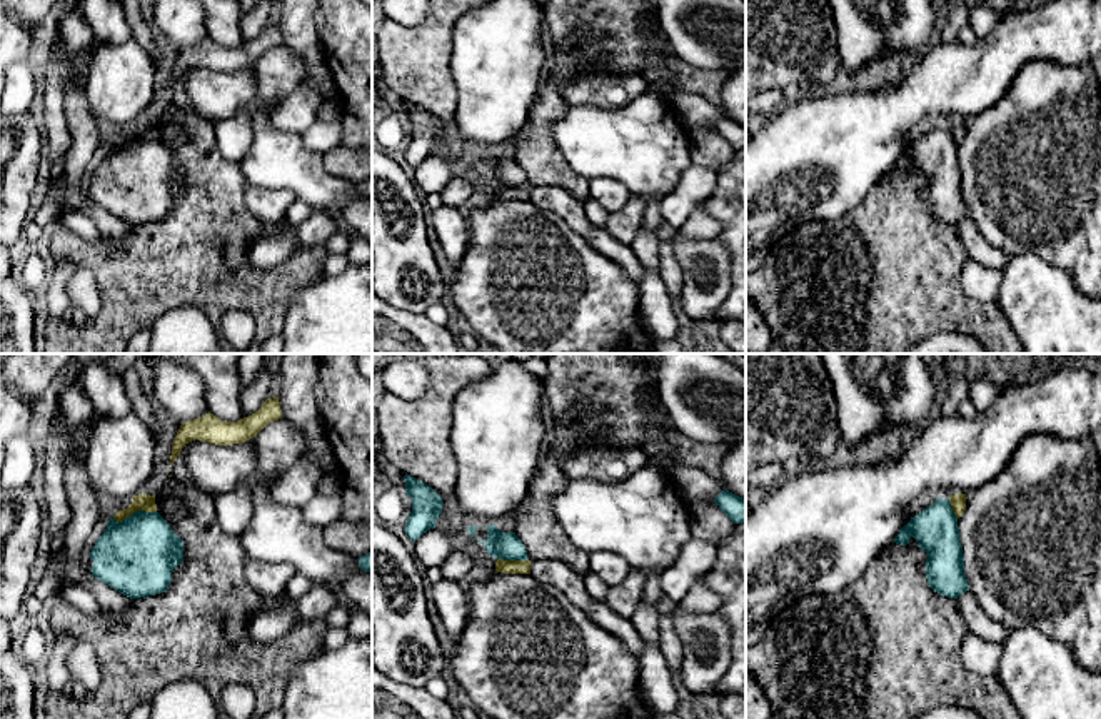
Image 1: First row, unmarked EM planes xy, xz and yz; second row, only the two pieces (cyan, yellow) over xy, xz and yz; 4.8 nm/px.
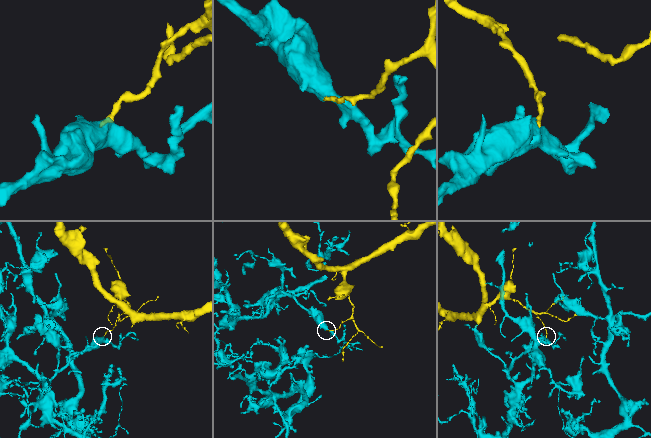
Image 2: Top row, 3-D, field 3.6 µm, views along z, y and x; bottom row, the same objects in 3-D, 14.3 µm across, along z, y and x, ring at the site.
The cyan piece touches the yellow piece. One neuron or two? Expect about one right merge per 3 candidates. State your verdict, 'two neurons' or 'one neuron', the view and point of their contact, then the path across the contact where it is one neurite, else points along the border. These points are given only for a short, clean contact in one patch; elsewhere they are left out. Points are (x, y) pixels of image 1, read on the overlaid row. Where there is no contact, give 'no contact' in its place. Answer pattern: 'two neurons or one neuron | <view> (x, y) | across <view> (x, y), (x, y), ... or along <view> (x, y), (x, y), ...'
two neurons | xy (134, 512) | along xy (155, 511), (134, 511), (120, 521), (112, 517)

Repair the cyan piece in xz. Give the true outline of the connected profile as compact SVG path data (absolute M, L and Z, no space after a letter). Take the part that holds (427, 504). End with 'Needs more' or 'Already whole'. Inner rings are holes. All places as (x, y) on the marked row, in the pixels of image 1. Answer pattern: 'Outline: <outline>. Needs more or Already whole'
Outline: M404 475L405 494L412 499L412 512L405 522L405 535L414 542L422 534L435 529L435 520L442 514L442 497L425 482Z. Already whole

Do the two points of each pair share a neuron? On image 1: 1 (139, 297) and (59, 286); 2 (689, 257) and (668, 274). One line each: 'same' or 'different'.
1: different
2: different

